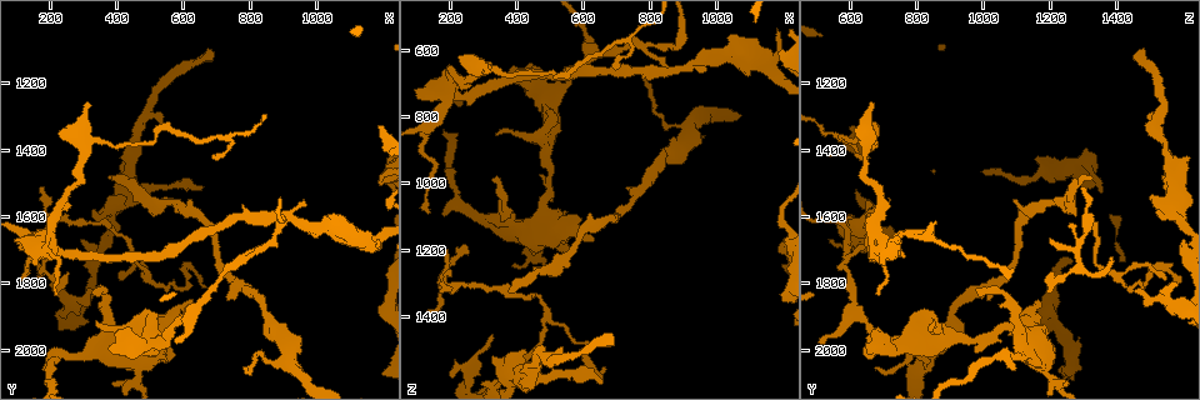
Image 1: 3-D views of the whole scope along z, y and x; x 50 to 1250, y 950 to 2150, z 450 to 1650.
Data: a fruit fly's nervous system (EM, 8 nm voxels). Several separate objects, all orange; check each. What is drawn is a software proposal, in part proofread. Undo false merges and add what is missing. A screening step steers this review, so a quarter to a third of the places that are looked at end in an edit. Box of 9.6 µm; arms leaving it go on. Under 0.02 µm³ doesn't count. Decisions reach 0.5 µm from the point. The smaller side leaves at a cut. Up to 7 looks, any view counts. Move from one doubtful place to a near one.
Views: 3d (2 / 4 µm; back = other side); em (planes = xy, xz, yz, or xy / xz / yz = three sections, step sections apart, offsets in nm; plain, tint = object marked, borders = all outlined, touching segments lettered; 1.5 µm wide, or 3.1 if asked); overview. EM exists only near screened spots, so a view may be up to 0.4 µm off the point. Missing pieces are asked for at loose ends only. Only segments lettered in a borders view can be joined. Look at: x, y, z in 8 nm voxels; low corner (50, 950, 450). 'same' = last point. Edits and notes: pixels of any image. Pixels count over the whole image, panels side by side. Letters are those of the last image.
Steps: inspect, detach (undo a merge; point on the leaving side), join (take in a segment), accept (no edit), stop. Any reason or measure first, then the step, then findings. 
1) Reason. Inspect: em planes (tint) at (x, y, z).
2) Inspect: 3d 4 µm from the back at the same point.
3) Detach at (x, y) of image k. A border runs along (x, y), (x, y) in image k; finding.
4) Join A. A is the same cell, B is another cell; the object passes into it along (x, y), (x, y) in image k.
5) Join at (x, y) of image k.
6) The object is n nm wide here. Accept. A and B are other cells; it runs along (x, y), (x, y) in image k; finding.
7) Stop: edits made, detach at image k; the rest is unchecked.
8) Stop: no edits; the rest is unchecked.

Tapers out. Inspect: 3d 4 µm at (140, 1720, 1380).

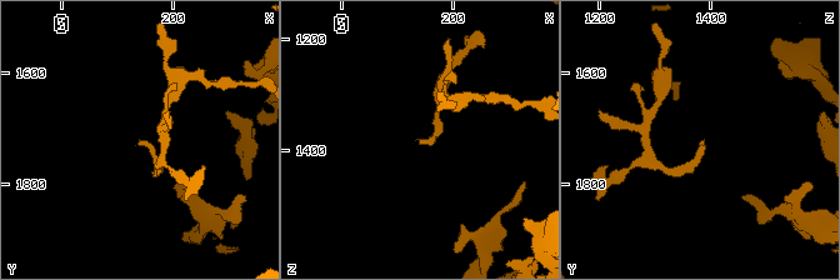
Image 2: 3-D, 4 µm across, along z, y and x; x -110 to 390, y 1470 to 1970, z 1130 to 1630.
Inspect: em planes (tint) at (135, 1720, 1380).

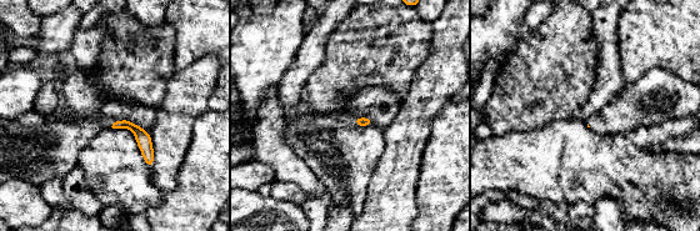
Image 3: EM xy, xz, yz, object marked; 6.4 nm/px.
What lies round it. Inspect: em planes (borders) at the same point.

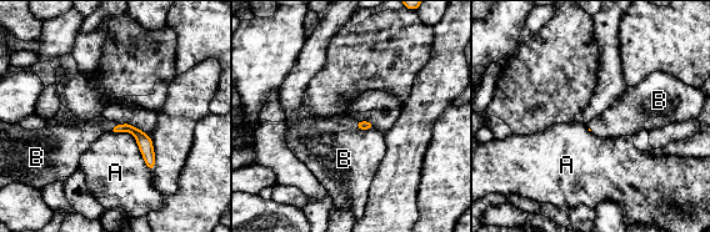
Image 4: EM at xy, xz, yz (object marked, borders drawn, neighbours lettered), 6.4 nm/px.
Join B. B is the same cell, A is another cell; the object passes into it along (360, 125), (364, 129), (344, 159) in image 4; the neuron continues.

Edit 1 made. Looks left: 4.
An open end. Inspect: 3d 4 µm at (330, 1820, 990).

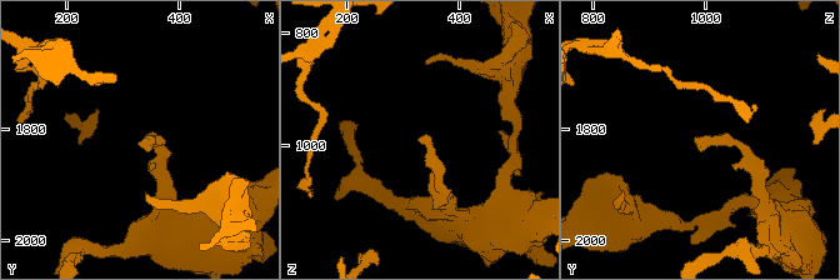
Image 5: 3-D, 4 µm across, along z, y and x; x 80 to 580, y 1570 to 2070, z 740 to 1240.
Inspect: em planes (borders) at (335, 1835, 990).

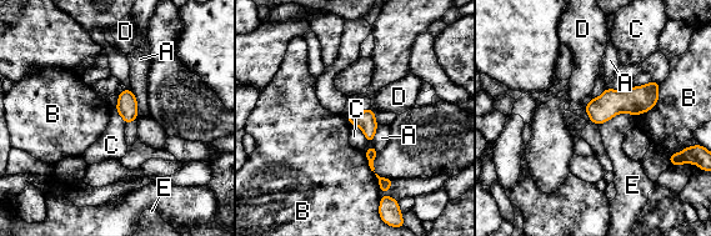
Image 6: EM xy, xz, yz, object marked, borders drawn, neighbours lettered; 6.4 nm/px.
The object is 120 nm wide here. Accept. A, B, C, D and E are other cells; it runs along (655, 85), (639, 100), (589, 109) in image 6; none of them fits.

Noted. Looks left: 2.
Stop: edits made, join at image 4; the rest is unchecked.

